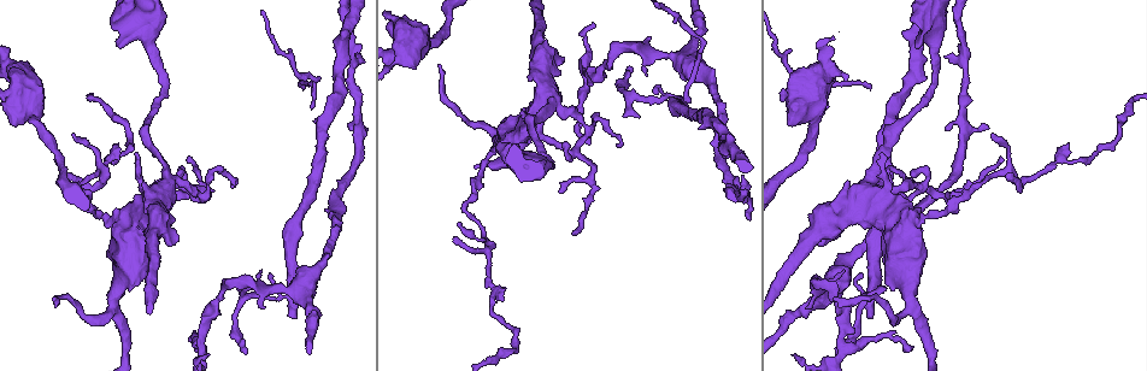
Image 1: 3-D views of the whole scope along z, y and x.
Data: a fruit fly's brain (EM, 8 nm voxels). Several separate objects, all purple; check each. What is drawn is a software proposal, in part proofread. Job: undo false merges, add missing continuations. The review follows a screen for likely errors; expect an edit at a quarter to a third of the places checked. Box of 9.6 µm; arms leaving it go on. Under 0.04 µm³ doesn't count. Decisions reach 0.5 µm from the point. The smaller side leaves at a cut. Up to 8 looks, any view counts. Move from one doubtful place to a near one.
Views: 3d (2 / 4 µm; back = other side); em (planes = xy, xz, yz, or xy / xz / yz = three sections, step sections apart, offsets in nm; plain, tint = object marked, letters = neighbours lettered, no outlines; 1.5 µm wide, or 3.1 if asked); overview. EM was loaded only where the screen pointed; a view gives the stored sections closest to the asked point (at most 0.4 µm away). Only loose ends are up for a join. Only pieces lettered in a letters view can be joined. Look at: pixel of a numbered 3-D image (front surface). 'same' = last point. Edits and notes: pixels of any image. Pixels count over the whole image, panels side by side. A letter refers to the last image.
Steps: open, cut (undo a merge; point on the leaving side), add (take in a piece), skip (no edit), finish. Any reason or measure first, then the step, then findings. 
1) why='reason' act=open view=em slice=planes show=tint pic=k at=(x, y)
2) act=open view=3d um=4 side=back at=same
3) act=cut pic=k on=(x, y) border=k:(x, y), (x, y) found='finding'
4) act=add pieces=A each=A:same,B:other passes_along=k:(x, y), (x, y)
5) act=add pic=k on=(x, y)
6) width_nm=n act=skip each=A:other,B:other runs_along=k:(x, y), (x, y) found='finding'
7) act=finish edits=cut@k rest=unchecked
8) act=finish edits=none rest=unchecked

why='branch stops here' act=open view=3d um=2 pic=1 at=(55, 298)

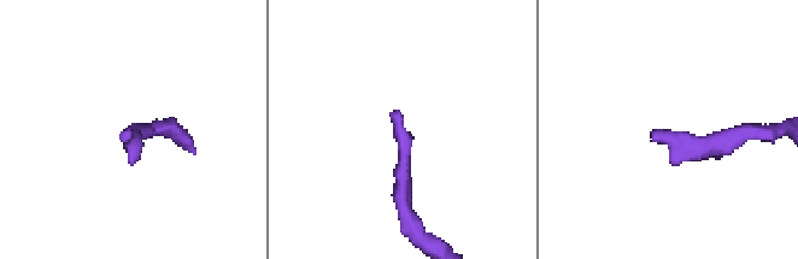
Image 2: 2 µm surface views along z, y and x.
act=open view=em slice=planes show=plain pic=2 at=(653, 132)

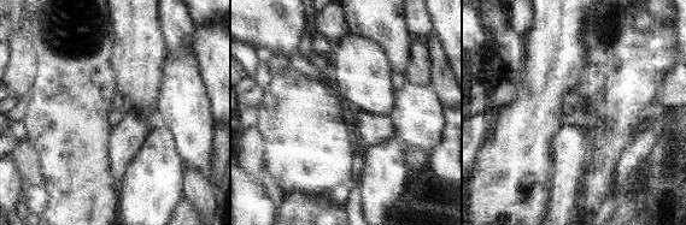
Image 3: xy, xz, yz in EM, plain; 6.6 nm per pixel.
act=open view=em slice=planes show=letters at=same

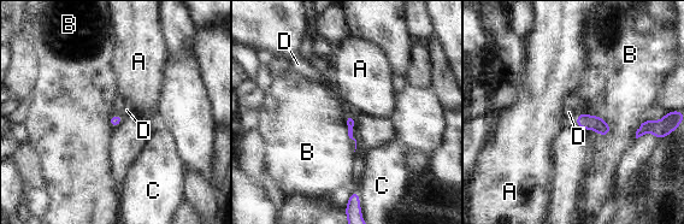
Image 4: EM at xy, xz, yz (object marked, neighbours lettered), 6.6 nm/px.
longest_contact=B:170nm act=skip each=A:other,B:other,C:other,D:other border=4:(349, 113), (355, 121) found='no lettered piece goes on from it'

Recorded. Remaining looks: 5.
why='free end' act=open view=3d um=4 side=back pic=1 at=(861, 227)

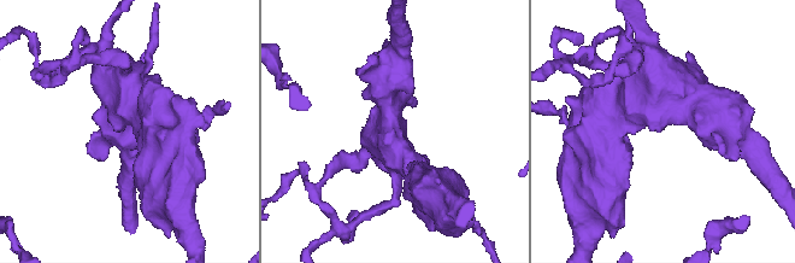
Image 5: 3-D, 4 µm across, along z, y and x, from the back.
why='need the tissue' act=open view=em slice=planes show=tint pic=5 at=(664, 129)

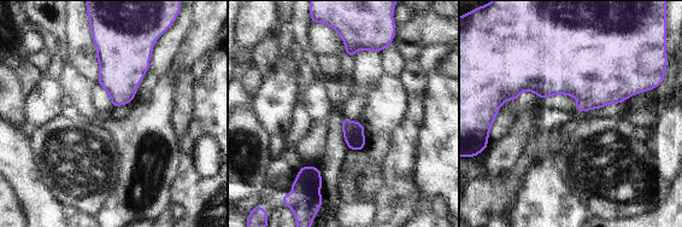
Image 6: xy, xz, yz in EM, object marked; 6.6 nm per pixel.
act=open view=em slice=planes show=letters at=same

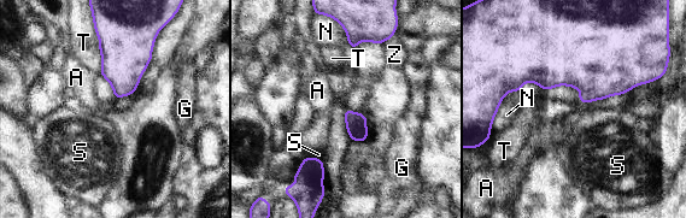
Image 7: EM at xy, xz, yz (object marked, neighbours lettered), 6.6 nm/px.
act=skip each=A:other,G:other,N:other,S:other,T:other,Z:other border=7:(306, 155), (322, 158) found='none of them fits'

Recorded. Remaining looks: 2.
why='branch stops here' act=open view=em slice=xy step=8 show=plain pic=1 at=(871, 316)

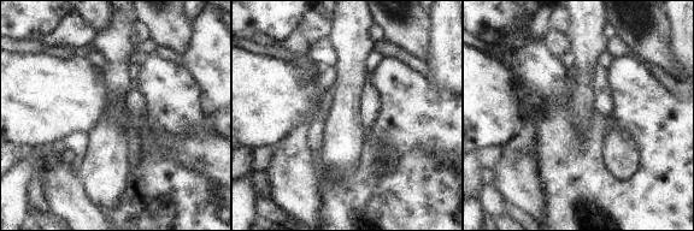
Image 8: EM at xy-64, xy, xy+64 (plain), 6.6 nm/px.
why='what lies round it' act=open view=em slice=xy step=8 show=letters at=same

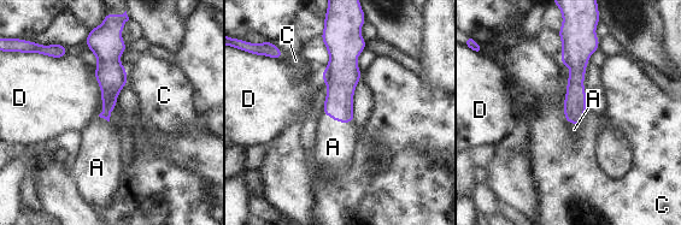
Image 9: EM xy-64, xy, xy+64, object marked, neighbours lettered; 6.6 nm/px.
act=add pic=9 on=(333, 147) each=A:same,C:other,D:other passes_along=9:(341, 84), (338, 122), (333, 147) found='it goes on there'

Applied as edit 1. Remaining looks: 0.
act=finish edits=add@9 rest=unchecked

